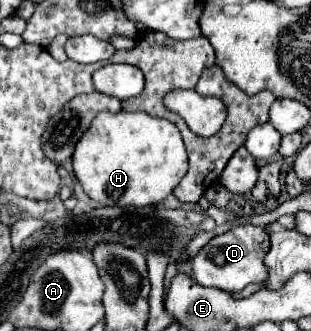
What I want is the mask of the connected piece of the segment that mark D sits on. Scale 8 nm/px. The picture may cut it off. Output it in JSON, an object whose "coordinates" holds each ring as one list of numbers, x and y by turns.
{"coordinates":[[233,227,231,231,213,237,193,257,193,277,203,287,217,287,227,293,239,293,251,283,265,285,269,269,265,265,265,253,269,251,269,233,263,227]]}

